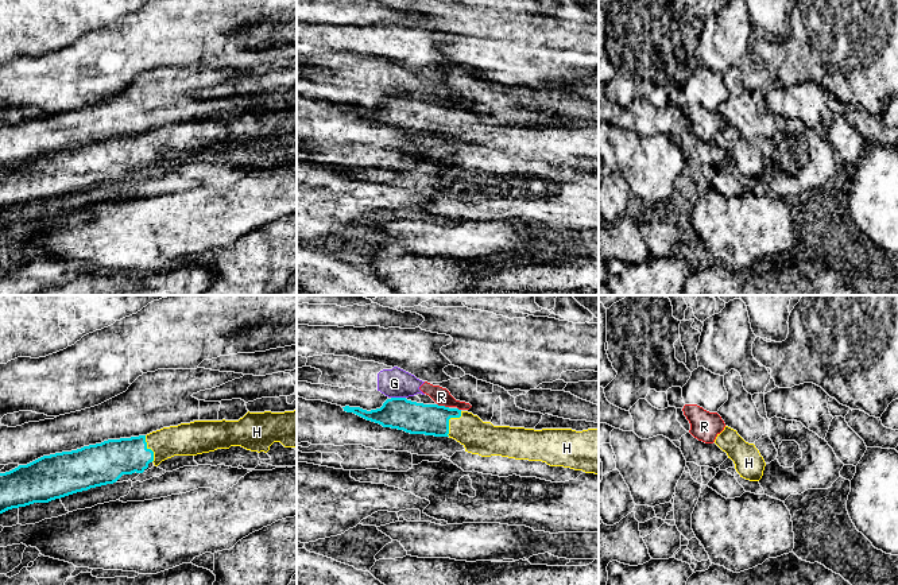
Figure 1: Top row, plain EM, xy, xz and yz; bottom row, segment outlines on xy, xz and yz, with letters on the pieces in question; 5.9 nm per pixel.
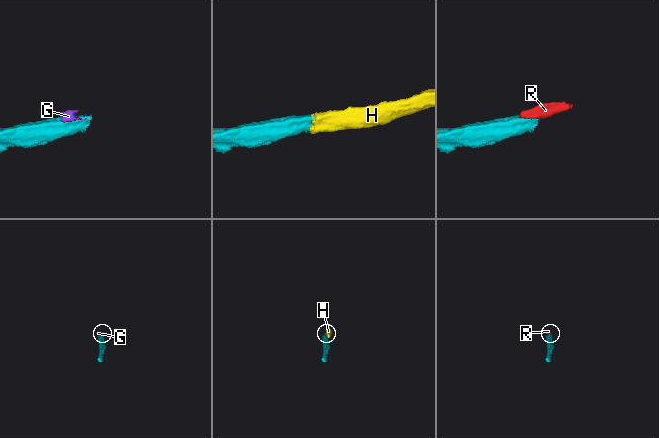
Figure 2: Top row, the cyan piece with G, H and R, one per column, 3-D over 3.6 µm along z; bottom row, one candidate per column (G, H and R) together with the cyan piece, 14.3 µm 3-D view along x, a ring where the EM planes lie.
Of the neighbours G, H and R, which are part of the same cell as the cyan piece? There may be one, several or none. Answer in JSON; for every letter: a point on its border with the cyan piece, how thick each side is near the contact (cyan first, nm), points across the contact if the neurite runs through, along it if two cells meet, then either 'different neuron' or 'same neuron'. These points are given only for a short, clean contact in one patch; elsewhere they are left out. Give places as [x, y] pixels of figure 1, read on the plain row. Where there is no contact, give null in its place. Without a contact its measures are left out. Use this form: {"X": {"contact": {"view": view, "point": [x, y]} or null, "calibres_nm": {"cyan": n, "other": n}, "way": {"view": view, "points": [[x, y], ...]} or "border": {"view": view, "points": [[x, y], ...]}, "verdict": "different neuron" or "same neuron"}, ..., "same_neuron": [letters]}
{"G": {"contact": {"view": "xz", "point": [398, 96]}, "calibres_nm": {"cyan": 190, "other": 180}, "border": {"view": "xz", "points": [[391, 95], [405, 96]]}, "verdict": "different neuron"}, "H": {"contact": {"view": "xz", "point": [448, 119]}, "calibres_nm": {"cyan": 190, "other": 200}, "way": {"view": "xz", "points": [[415, 116], [448, 119], [461, 123], [483, 136]]}, "verdict": "same neuron"}, "R": {"contact": {"view": "xz", "point": [442, 104]}, "calibres_nm": {"cyan": 190, "other": 100}, "border": {"view": "xz", "points": [[437, 101], [448, 105]]}, "verdict": "different neuron"}, "same_neuron": ["H"]}

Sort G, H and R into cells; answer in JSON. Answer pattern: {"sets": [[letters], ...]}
{"sets": [["G", "R"], ["H"]]}

